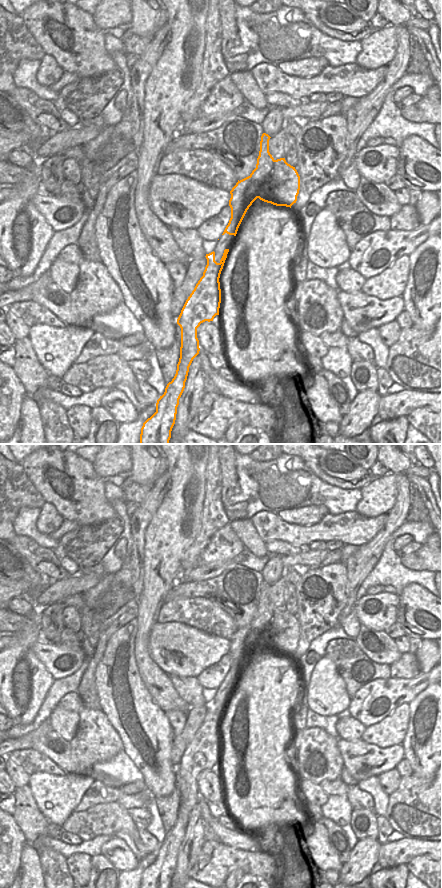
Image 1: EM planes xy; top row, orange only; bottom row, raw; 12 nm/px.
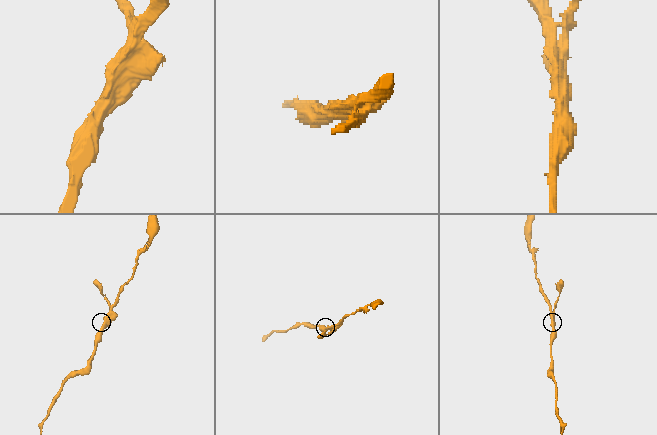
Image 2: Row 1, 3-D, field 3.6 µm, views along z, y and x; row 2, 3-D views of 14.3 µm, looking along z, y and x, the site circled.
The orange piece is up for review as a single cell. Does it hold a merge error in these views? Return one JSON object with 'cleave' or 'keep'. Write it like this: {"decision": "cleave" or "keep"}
{"decision": "cleave"}

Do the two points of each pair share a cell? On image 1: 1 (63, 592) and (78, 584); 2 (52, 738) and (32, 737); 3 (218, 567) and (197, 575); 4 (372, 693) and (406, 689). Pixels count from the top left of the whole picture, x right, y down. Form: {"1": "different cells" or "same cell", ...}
{"1": "same cell", "2": "different cells", "3": "same cell", "4": "same cell"}

